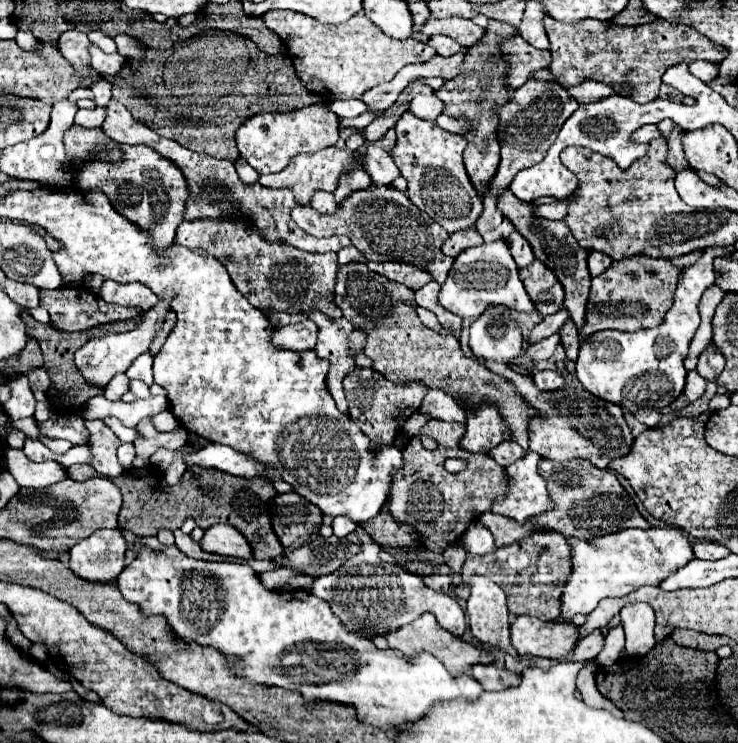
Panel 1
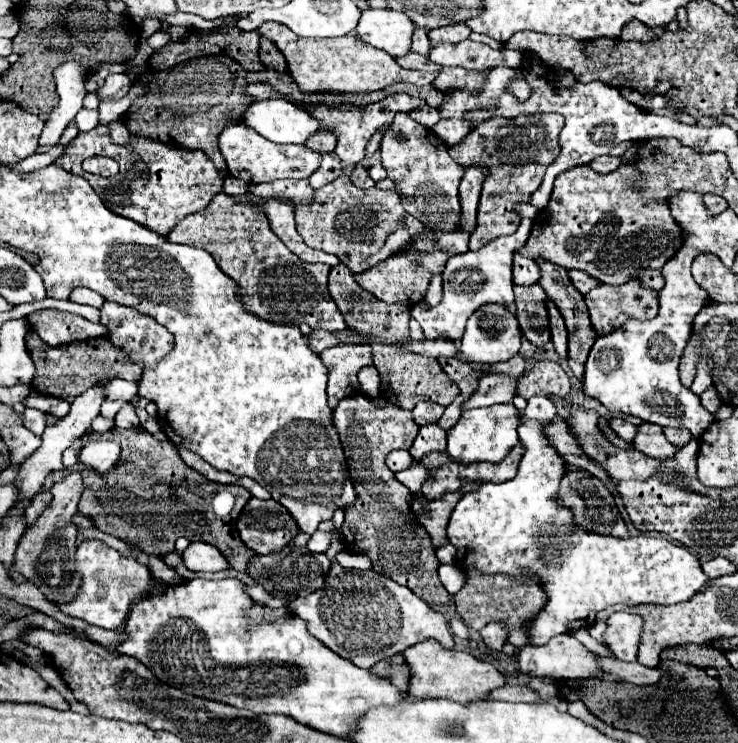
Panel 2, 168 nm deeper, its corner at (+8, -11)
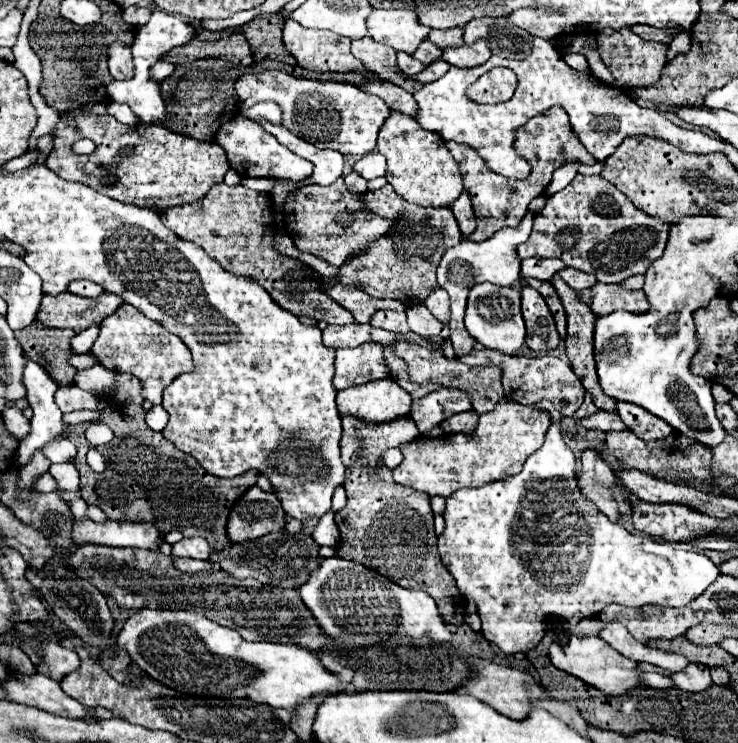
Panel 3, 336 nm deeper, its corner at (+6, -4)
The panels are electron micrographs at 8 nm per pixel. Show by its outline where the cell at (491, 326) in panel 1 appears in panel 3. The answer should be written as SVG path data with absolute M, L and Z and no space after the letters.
M489 282L475 284L467 296L465 328L485 348L493 348L505 354L517 354L527 338L525 322L521 316L521 290L513 286L503 288L503 286L495 286Z

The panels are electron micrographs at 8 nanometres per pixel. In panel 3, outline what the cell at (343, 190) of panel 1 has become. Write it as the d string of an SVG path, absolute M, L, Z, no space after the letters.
M351 172L349 176L345 176L345 186L349 188L349 192L359 192L359 194L365 194L367 192L367 182L365 178L361 178L359 174Z

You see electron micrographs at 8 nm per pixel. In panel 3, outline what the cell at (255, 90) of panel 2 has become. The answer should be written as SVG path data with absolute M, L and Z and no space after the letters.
M263 70L259 74L243 74L235 82L239 96L239 112L257 102L275 102L283 112L283 126L295 136L317 148L329 148L341 154L365 156L375 150L377 132L389 116L389 108L379 96L371 96L347 82L317 82L301 80L283 70Z

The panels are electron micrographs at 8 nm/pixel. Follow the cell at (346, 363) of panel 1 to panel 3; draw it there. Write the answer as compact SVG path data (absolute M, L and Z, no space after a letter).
M367 342L357 348L337 350L335 378L333 378L337 390L345 390L355 384L367 384L383 378L389 378L389 368L383 360L381 344Z

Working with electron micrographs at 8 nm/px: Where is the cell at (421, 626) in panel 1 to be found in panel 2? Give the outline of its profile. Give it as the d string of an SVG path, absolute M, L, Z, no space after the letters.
M425 639L423 643L415 643L403 651L405 663L411 671L409 679L409 695L417 699L451 699L459 703L469 703L477 699L487 699L487 693L495 687L505 685L503 675L485 661L475 659L469 653L455 651L455 649L443 649L435 639Z

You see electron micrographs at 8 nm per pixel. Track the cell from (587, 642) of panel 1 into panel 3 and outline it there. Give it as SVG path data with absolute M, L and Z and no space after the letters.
M689 664L683 672L679 674L673 674L671 676L675 680L675 684L685 690L685 692L691 692L691 694L699 694L699 692L705 692L713 686L713 680L709 676L709 668L705 666L699 666L699 664Z

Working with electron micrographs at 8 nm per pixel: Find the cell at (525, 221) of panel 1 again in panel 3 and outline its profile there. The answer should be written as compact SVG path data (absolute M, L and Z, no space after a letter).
M559 274L553 276L551 284L555 286L563 306L565 306L565 314L567 314L567 338L565 338L565 344L567 344L567 356L571 360L571 368L573 372L577 374L577 378L581 380L583 388L587 390L587 394L593 398L593 404L599 408L599 410L605 410L605 412L617 412L615 408L615 400L611 396L605 396L599 380L597 380L597 372L595 372L595 358L593 358L593 330L595 330L595 314L591 312L591 308L587 308L585 304L579 302L577 298L577 292L573 288L569 288L567 284L563 284L563 280L559 278Z

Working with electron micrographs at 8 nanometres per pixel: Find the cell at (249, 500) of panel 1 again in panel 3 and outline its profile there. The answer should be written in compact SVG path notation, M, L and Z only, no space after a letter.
M117 374L115 382L115 392L97 398L101 418L111 426L115 434L109 444L97 446L97 452L105 458L107 468L103 472L93 472L85 460L85 454L91 448L85 440L87 424L73 426L73 436L69 436L69 440L77 446L75 466L81 476L83 500L87 504L99 506L111 520L149 522L157 526L161 534L181 530L185 538L205 538L213 550L231 546L225 532L229 506L247 488L257 484L257 472L249 470L229 480L203 474L205 470L193 460L193 456L181 452L169 440L165 440L161 432L153 432L145 424L145 410L141 406L141 382L131 374Z

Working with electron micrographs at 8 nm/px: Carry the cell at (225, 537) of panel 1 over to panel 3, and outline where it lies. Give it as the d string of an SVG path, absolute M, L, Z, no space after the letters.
M183 538L171 546L173 558L189 556L189 558L197 558L197 560L209 560L211 552L213 552L213 548L201 538Z

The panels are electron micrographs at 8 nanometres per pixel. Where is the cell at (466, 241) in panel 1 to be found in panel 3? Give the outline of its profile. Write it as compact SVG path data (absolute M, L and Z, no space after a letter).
M385 184L377 192L363 194L363 206L387 220L393 220L393 228L367 250L361 250L357 256L351 256L339 268L339 280L347 286L355 286L373 298L395 298L405 306L421 304L433 288L437 288L435 268L447 248L461 242L461 232L451 208L425 208L419 204L409 204L395 194L395 190Z

